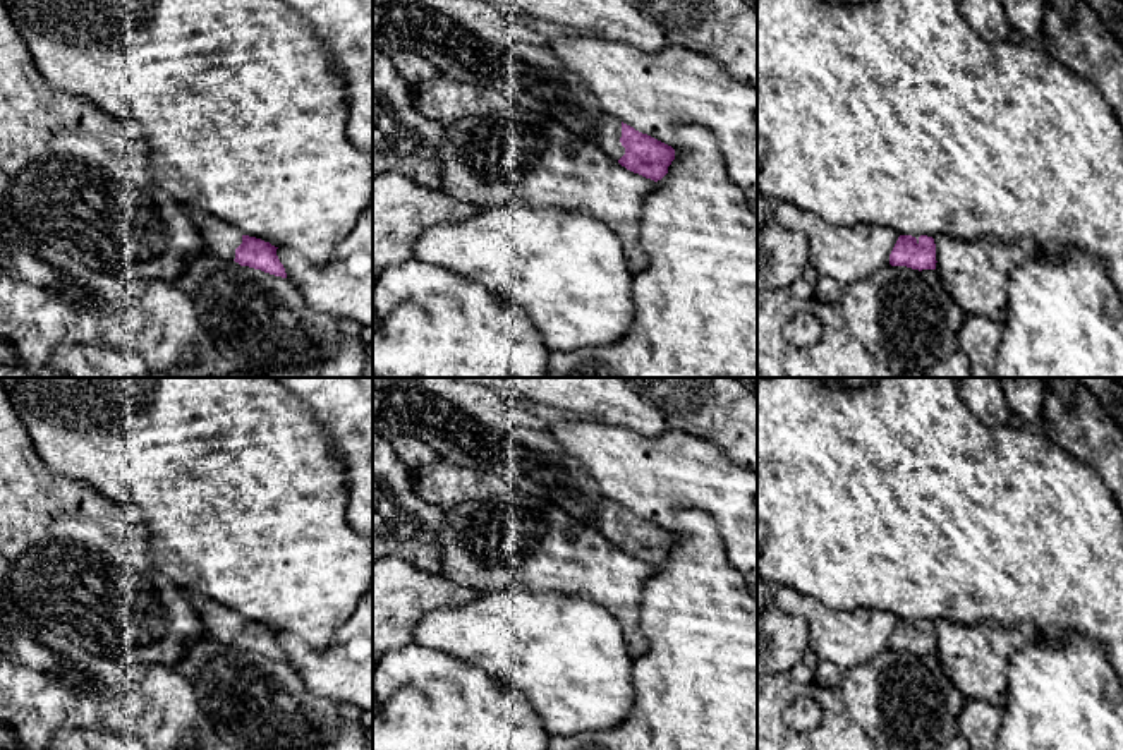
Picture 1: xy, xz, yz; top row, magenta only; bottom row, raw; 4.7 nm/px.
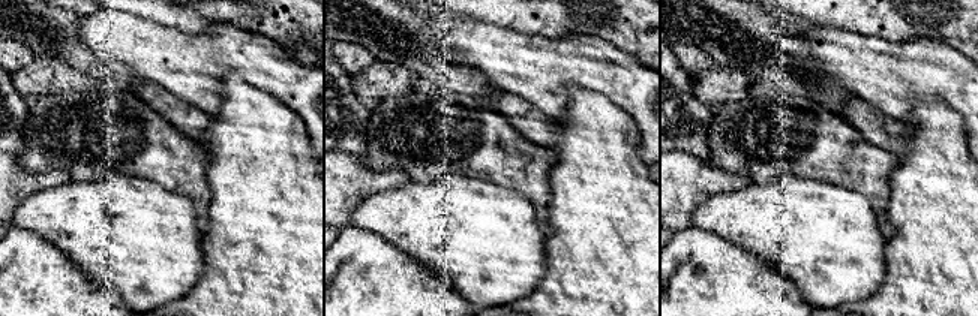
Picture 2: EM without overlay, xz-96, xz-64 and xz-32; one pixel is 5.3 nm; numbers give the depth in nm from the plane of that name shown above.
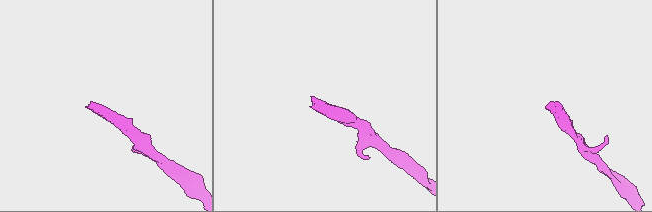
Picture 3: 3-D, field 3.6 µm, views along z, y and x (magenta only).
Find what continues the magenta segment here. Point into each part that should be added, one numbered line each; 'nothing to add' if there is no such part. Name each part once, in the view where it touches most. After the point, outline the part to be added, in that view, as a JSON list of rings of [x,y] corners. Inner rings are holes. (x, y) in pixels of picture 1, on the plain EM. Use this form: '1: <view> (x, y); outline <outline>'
1: xz (608, 517); outline [[[608,499],[598,510],[592,527],[618,547],[618,544],[625,539],[625,532],[622,530],[620,522],[622,506]]]

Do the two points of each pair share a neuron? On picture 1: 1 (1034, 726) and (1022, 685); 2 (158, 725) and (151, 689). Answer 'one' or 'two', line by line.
1: one
2: one

